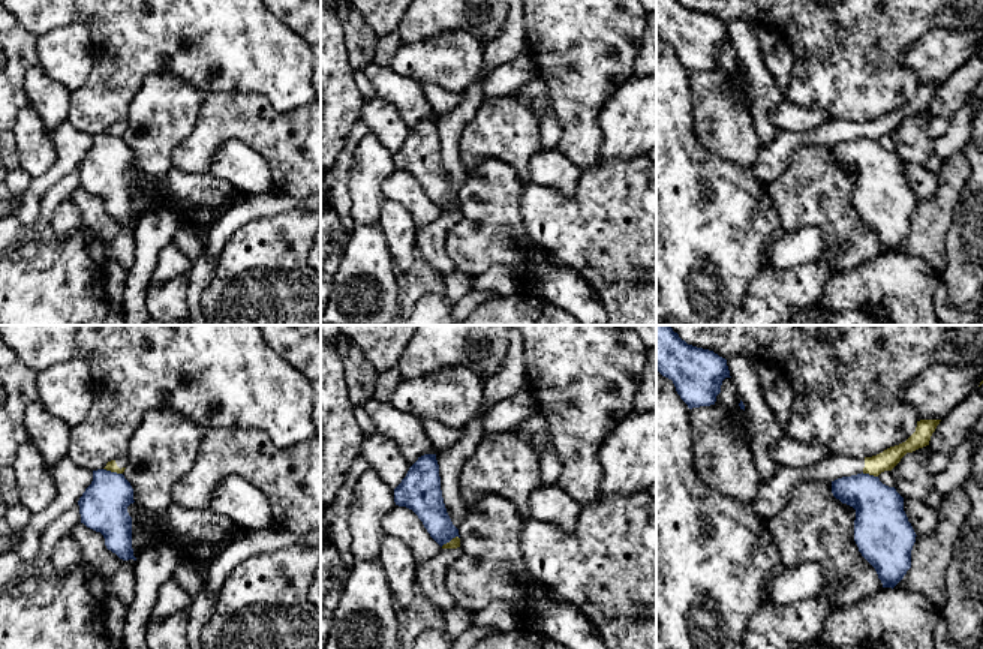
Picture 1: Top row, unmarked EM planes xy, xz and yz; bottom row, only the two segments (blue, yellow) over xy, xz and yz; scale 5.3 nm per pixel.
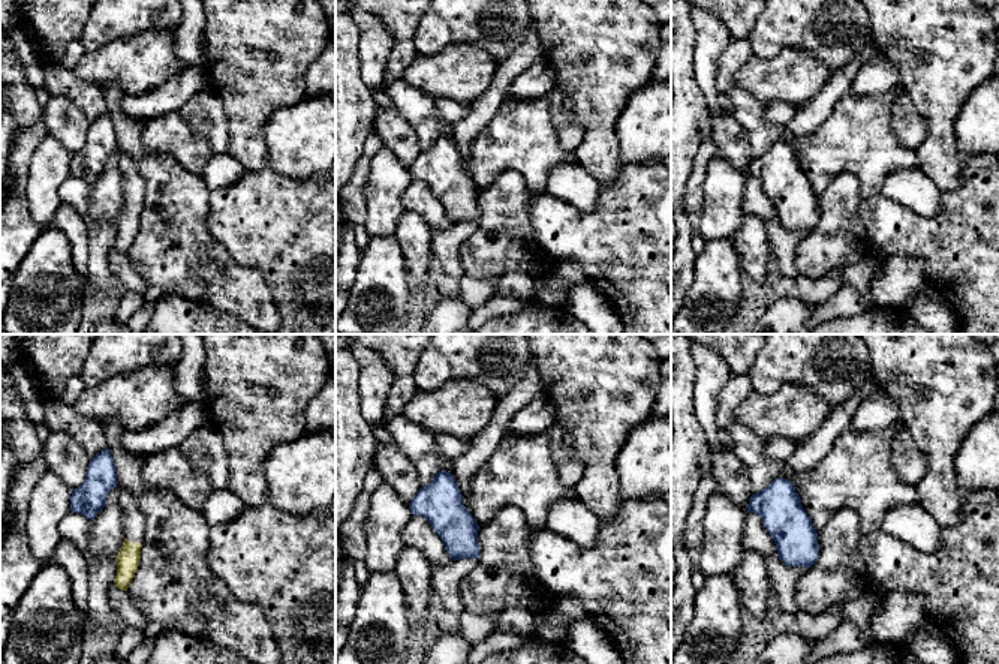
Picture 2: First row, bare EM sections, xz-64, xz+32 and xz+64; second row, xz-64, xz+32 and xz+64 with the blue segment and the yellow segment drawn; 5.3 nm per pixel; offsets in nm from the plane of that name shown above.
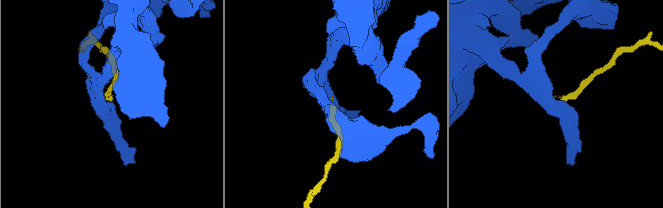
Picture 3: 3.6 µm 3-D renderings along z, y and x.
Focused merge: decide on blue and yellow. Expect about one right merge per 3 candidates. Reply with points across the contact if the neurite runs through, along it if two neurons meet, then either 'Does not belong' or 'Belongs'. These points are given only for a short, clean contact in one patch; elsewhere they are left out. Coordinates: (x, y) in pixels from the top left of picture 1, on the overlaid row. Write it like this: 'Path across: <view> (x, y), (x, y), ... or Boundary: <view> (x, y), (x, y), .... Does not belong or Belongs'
Boundary: xy (104, 468), (122, 474). Does not belong

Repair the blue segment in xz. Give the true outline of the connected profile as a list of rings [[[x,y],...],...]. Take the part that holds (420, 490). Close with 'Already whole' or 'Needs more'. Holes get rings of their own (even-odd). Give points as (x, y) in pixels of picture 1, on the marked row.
[[[436,454],[418,457],[394,489],[394,502],[412,510],[441,547],[456,537],[460,538],[444,504]]]. Already whole

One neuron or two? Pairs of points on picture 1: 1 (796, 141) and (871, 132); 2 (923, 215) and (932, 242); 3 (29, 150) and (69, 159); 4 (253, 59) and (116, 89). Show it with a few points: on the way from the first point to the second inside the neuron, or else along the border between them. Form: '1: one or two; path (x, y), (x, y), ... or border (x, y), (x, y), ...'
1: one; path (814, 137), (835, 131), (853, 131)
2: one; path (928, 221), (928, 236)
3: two; border (50, 135), (56, 159), (32, 179)
4: one; path (219, 59), (150, 59)

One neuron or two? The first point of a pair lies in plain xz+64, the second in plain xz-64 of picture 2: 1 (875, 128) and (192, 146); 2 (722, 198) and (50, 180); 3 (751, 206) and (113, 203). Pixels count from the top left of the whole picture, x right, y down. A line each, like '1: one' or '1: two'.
1: one
2: one
3: two

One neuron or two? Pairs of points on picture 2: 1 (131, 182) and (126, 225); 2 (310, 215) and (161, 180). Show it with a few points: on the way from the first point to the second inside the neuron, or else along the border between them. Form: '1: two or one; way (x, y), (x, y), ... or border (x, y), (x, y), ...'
1: one; way (132, 192), (131, 215)
2: two; border (211, 191), (207, 227)

